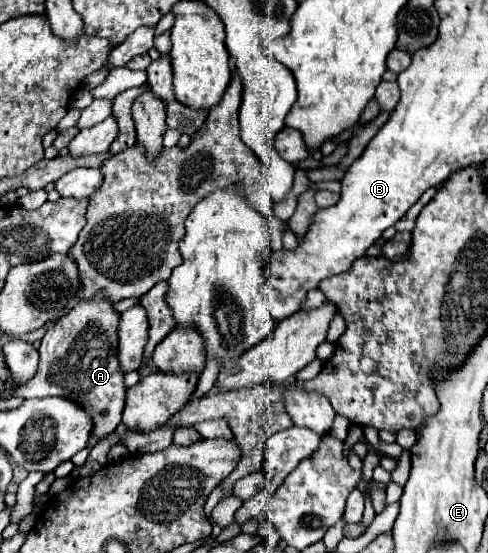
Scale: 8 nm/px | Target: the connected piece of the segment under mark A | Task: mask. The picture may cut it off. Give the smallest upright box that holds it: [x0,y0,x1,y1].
[17,291,125,437]

